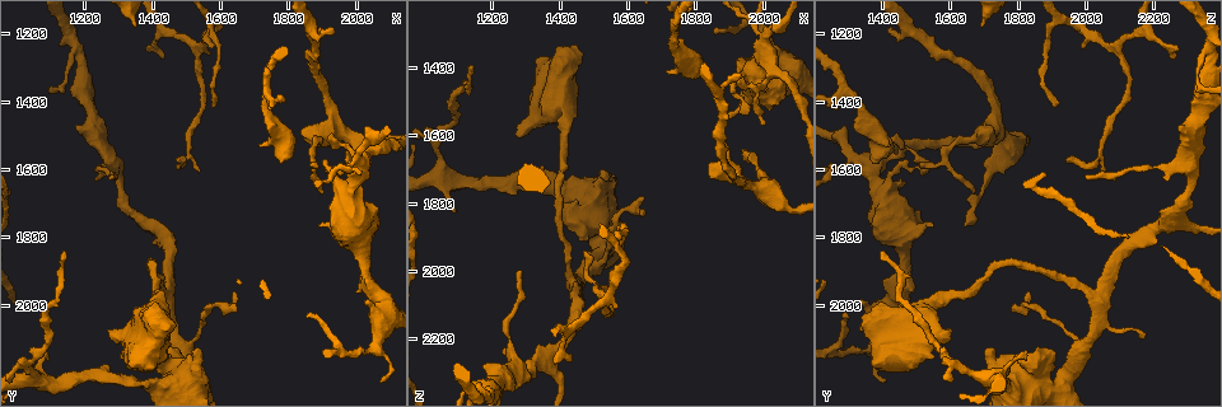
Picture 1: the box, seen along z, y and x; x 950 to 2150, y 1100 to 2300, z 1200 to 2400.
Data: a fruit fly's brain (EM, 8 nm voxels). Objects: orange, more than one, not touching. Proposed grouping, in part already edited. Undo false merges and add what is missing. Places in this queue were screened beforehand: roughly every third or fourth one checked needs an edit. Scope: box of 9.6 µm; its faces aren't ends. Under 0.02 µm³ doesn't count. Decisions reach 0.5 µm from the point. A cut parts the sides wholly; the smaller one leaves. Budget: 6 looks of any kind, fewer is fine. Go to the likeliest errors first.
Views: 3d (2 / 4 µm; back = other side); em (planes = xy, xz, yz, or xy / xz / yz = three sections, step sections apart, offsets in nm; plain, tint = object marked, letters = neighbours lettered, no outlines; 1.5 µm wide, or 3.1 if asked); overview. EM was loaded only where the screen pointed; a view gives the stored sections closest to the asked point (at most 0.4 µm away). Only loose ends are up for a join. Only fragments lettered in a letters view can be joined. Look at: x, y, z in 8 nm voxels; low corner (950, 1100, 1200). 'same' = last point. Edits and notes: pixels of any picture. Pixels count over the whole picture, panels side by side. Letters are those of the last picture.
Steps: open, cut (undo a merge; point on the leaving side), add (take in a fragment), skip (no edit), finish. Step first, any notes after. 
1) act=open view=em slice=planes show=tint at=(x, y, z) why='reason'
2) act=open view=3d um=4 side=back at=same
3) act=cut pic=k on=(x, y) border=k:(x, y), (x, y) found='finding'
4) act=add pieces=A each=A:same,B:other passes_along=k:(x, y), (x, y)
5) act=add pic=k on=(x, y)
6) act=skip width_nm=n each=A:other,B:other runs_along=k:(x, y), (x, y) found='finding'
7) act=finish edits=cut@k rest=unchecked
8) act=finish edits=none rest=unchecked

act=open view=em slice=xy step=4 show=tint at=(1720, 1530, 1420) why='an open end'

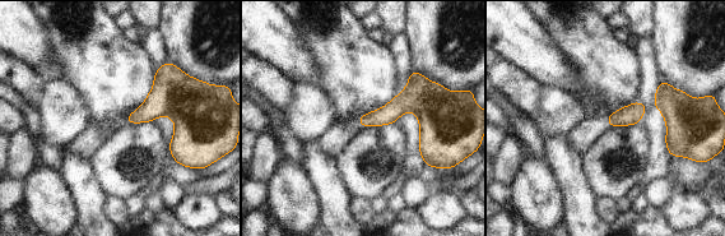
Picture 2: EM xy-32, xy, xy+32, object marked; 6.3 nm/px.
act=open view=em slice=planes show=letters at=same

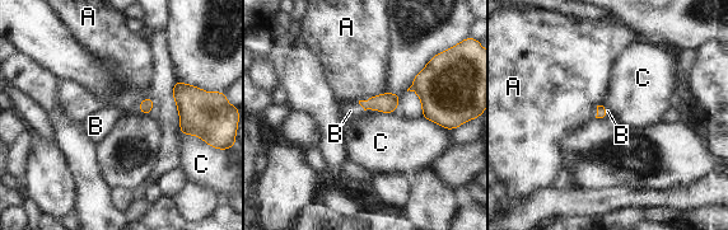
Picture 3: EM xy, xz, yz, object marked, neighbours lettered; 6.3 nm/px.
act=add pieces=B each=A:other,B:same,C:other passes_along=3:(387, 102), (368, 108), (350, 111) found='it goes on there'

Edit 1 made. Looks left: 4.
act=open view=overview

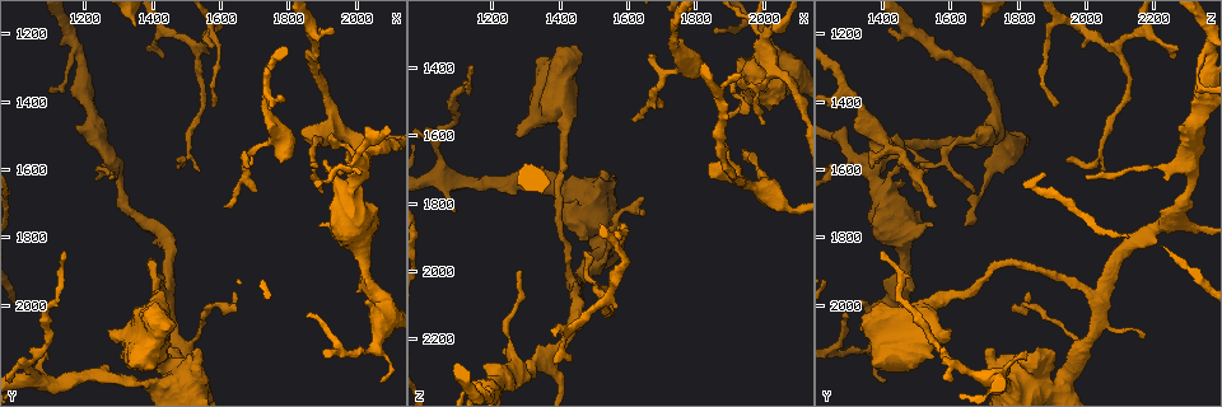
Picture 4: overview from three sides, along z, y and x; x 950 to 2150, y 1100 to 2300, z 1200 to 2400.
act=open view=3d um=4 at=(1900, 1670, 1670) why='tapers out'

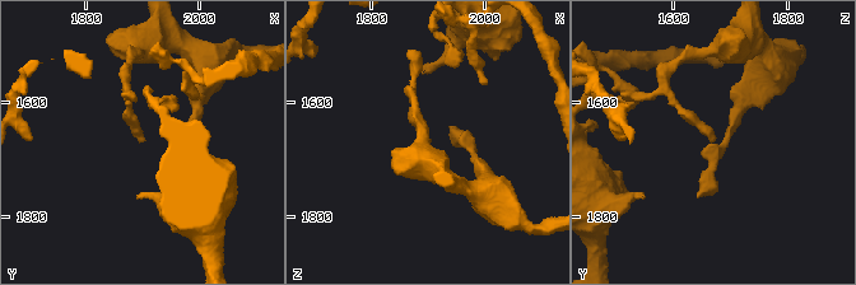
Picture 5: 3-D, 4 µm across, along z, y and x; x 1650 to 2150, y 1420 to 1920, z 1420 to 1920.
act=open view=em slice=planes show=letters at=(1900, 1665, 1670) why='shape alone is not enough'

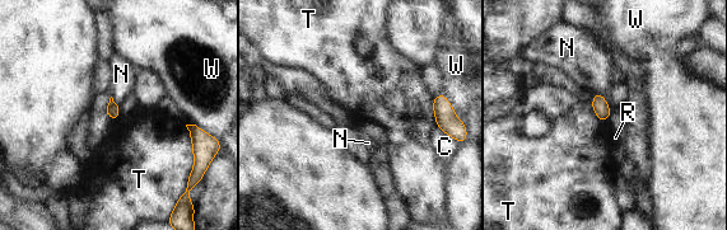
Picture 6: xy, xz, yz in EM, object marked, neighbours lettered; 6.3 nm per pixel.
act=skip each=C:other,N:other,R:other,T:other,W:other border=6:(592, 92), (604, 97), (610, 118) found='none of them fits'

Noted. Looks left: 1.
act=finish edits=add@3 rest=unchecked

